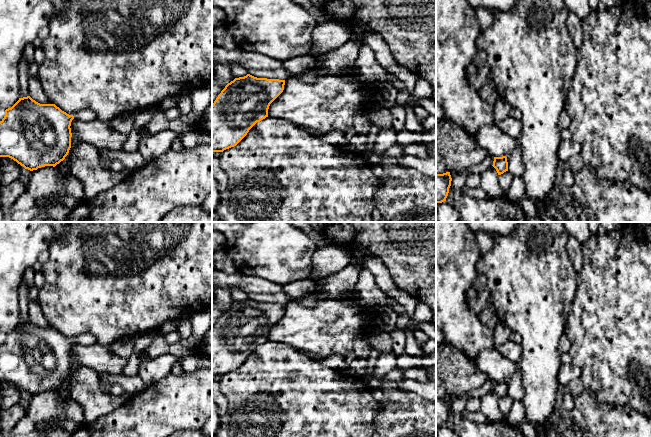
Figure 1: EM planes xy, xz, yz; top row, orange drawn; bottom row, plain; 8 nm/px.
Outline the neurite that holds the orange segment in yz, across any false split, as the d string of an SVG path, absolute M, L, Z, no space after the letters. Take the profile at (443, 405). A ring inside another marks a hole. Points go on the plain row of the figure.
M450 396L443 398L436 398L436 427L442 427L446 425L451 410Z

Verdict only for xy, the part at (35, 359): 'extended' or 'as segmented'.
extended

